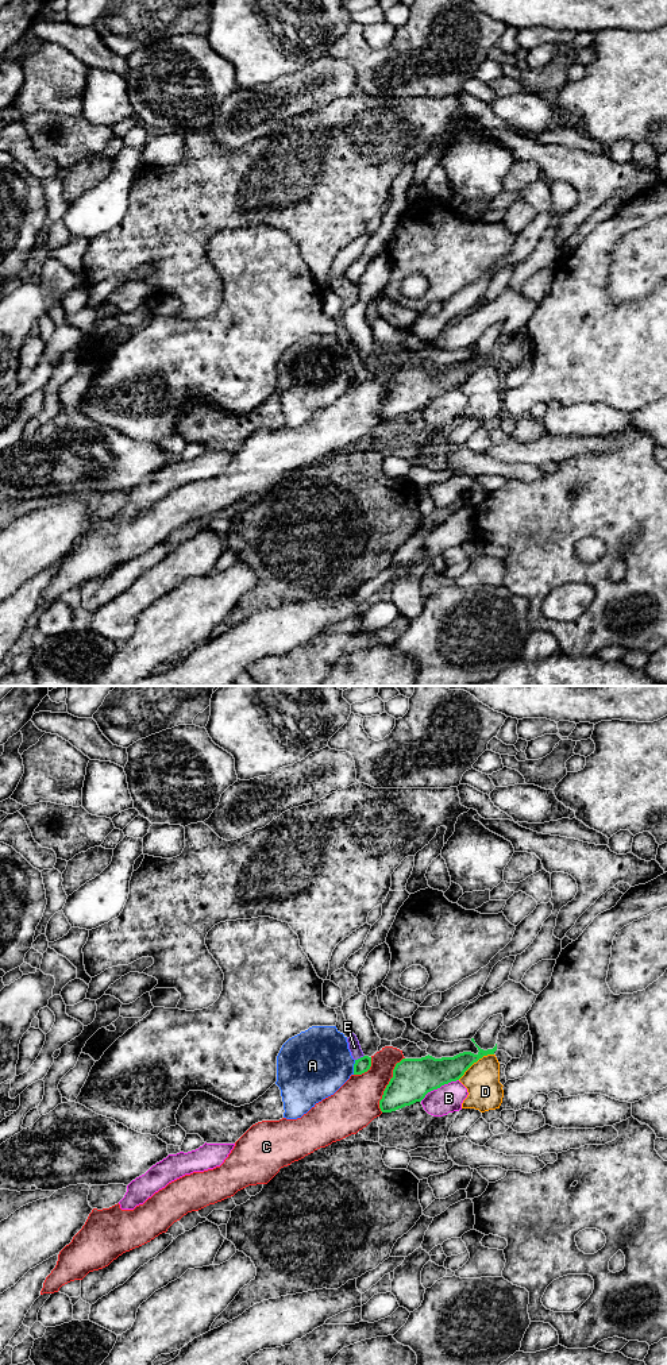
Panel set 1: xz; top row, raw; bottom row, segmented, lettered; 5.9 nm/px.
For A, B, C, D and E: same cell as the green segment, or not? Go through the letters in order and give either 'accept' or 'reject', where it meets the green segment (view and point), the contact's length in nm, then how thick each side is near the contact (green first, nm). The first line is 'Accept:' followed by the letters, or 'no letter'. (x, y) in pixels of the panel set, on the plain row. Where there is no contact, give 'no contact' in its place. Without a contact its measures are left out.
Accept: E
A: reject | xz (354, 376) | 90 nm | 90/420 nm
B: reject | xz (439, 396) | 260 nm | 240/170 nm
C: reject | xz (388, 393) | 360 nm | 240/280 nm
D: reject | xz (475, 370) | 260 nm | 180/200 nm
E: accept | xz (361, 366) | 70 nm | 90/70 nm

